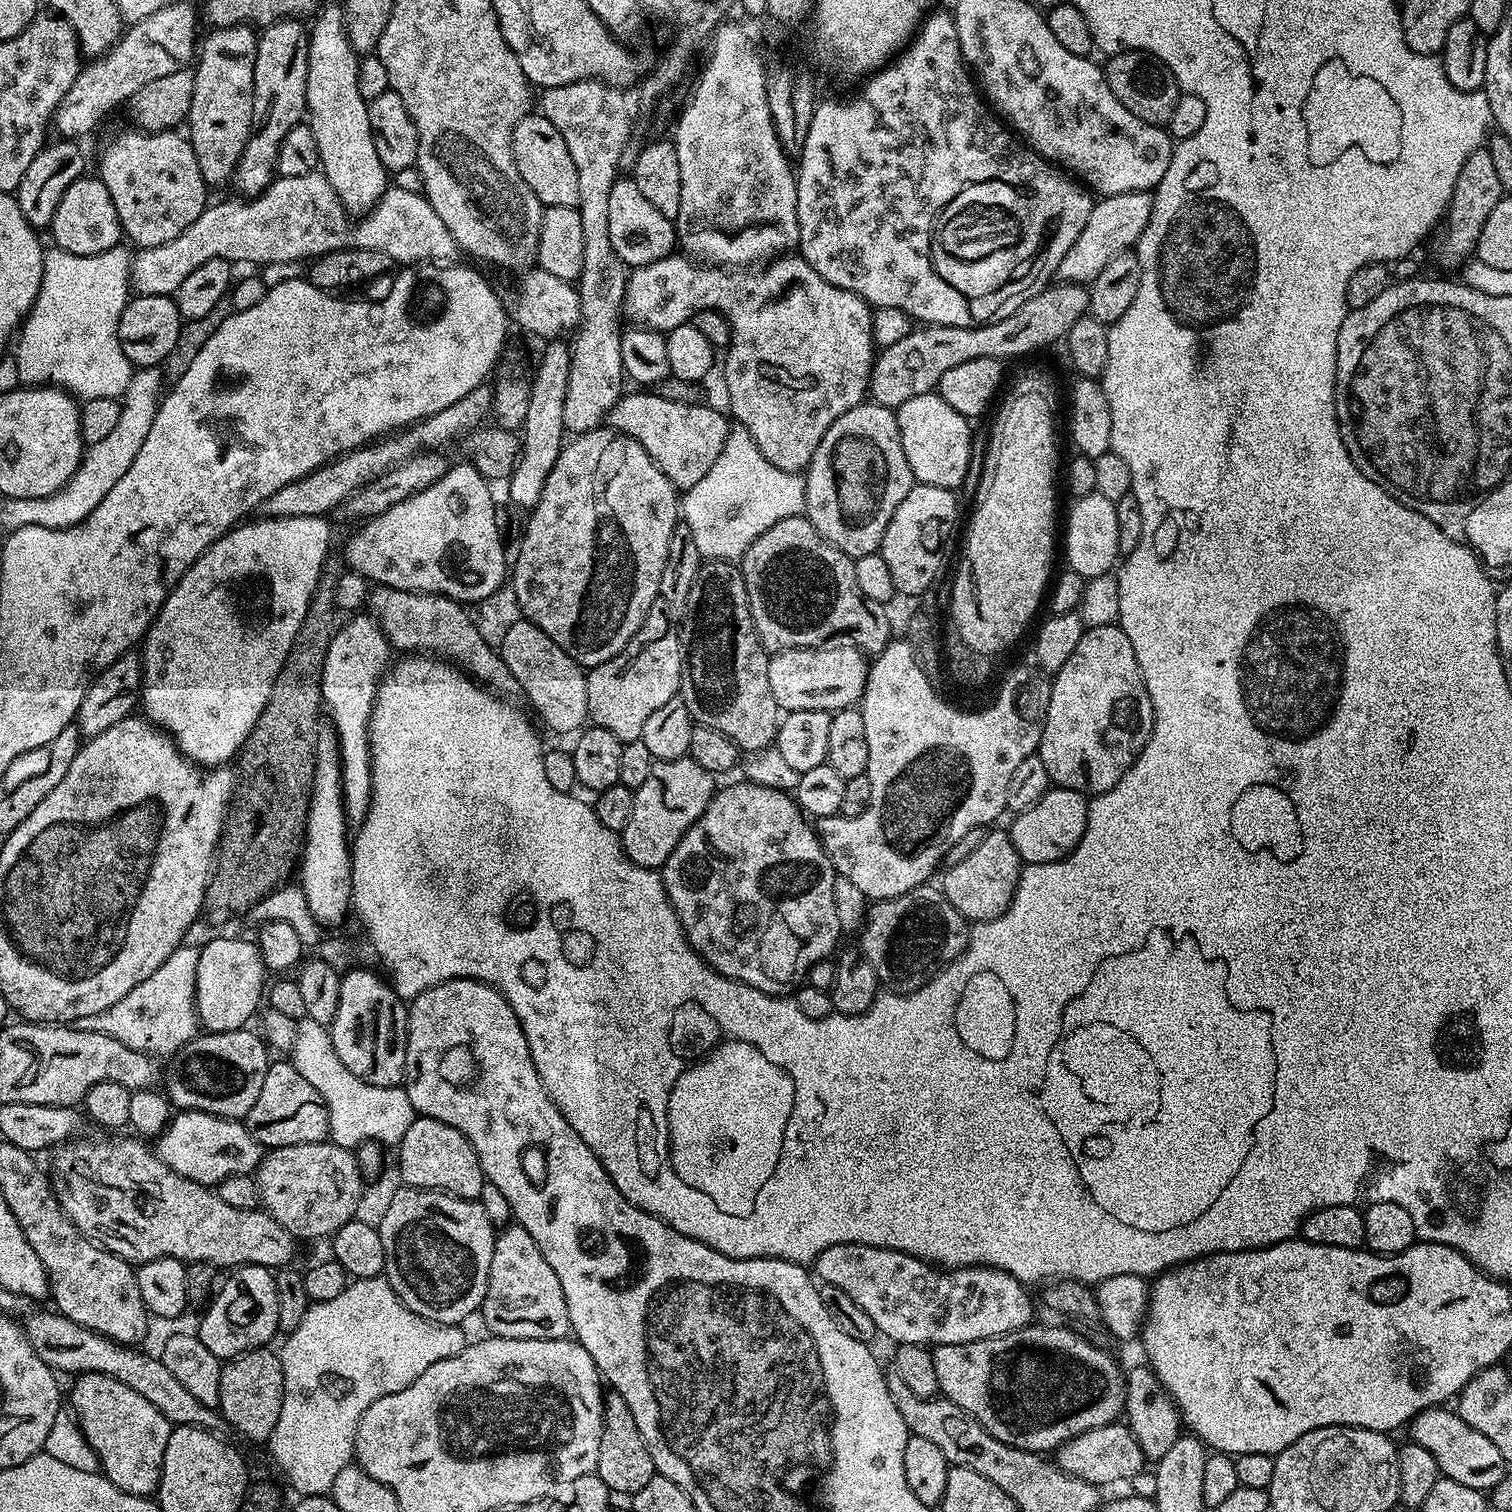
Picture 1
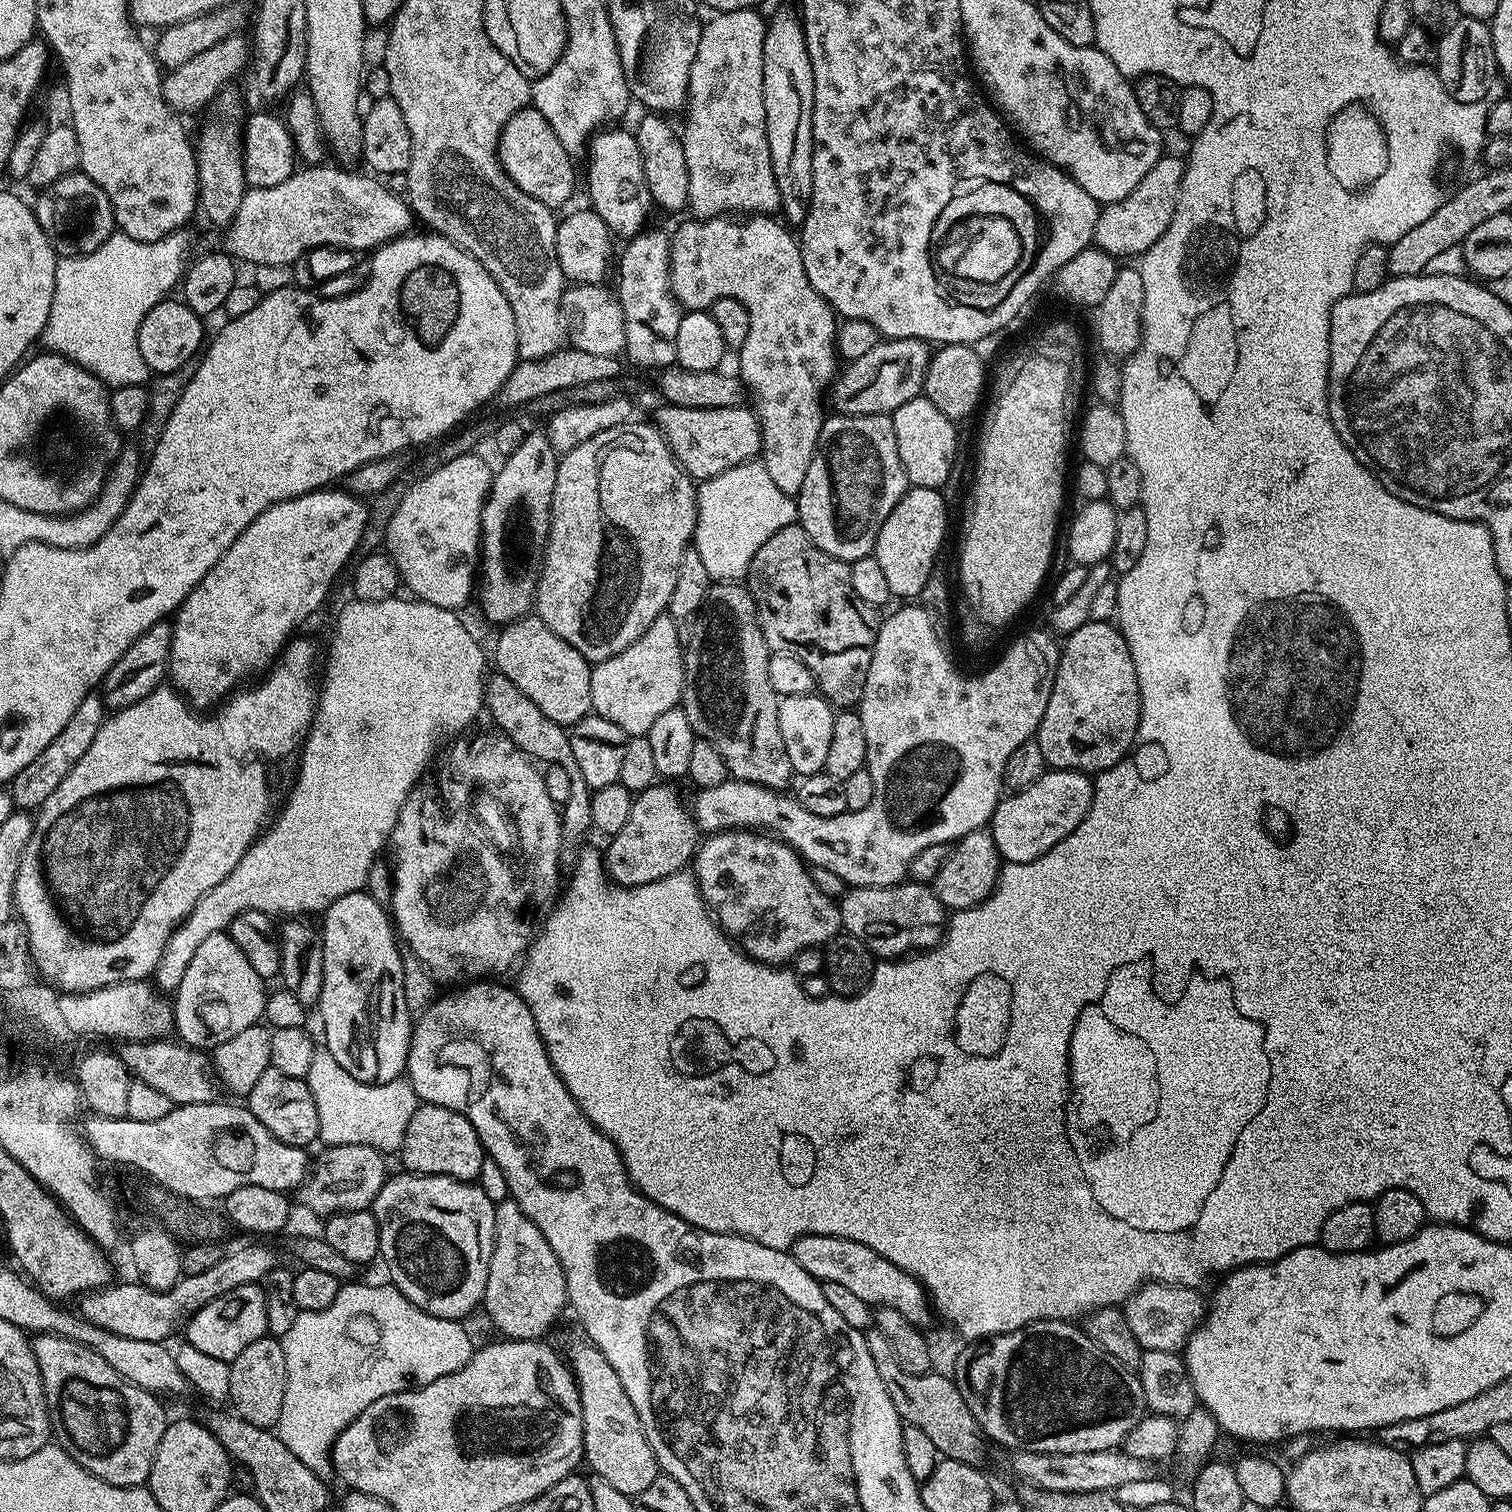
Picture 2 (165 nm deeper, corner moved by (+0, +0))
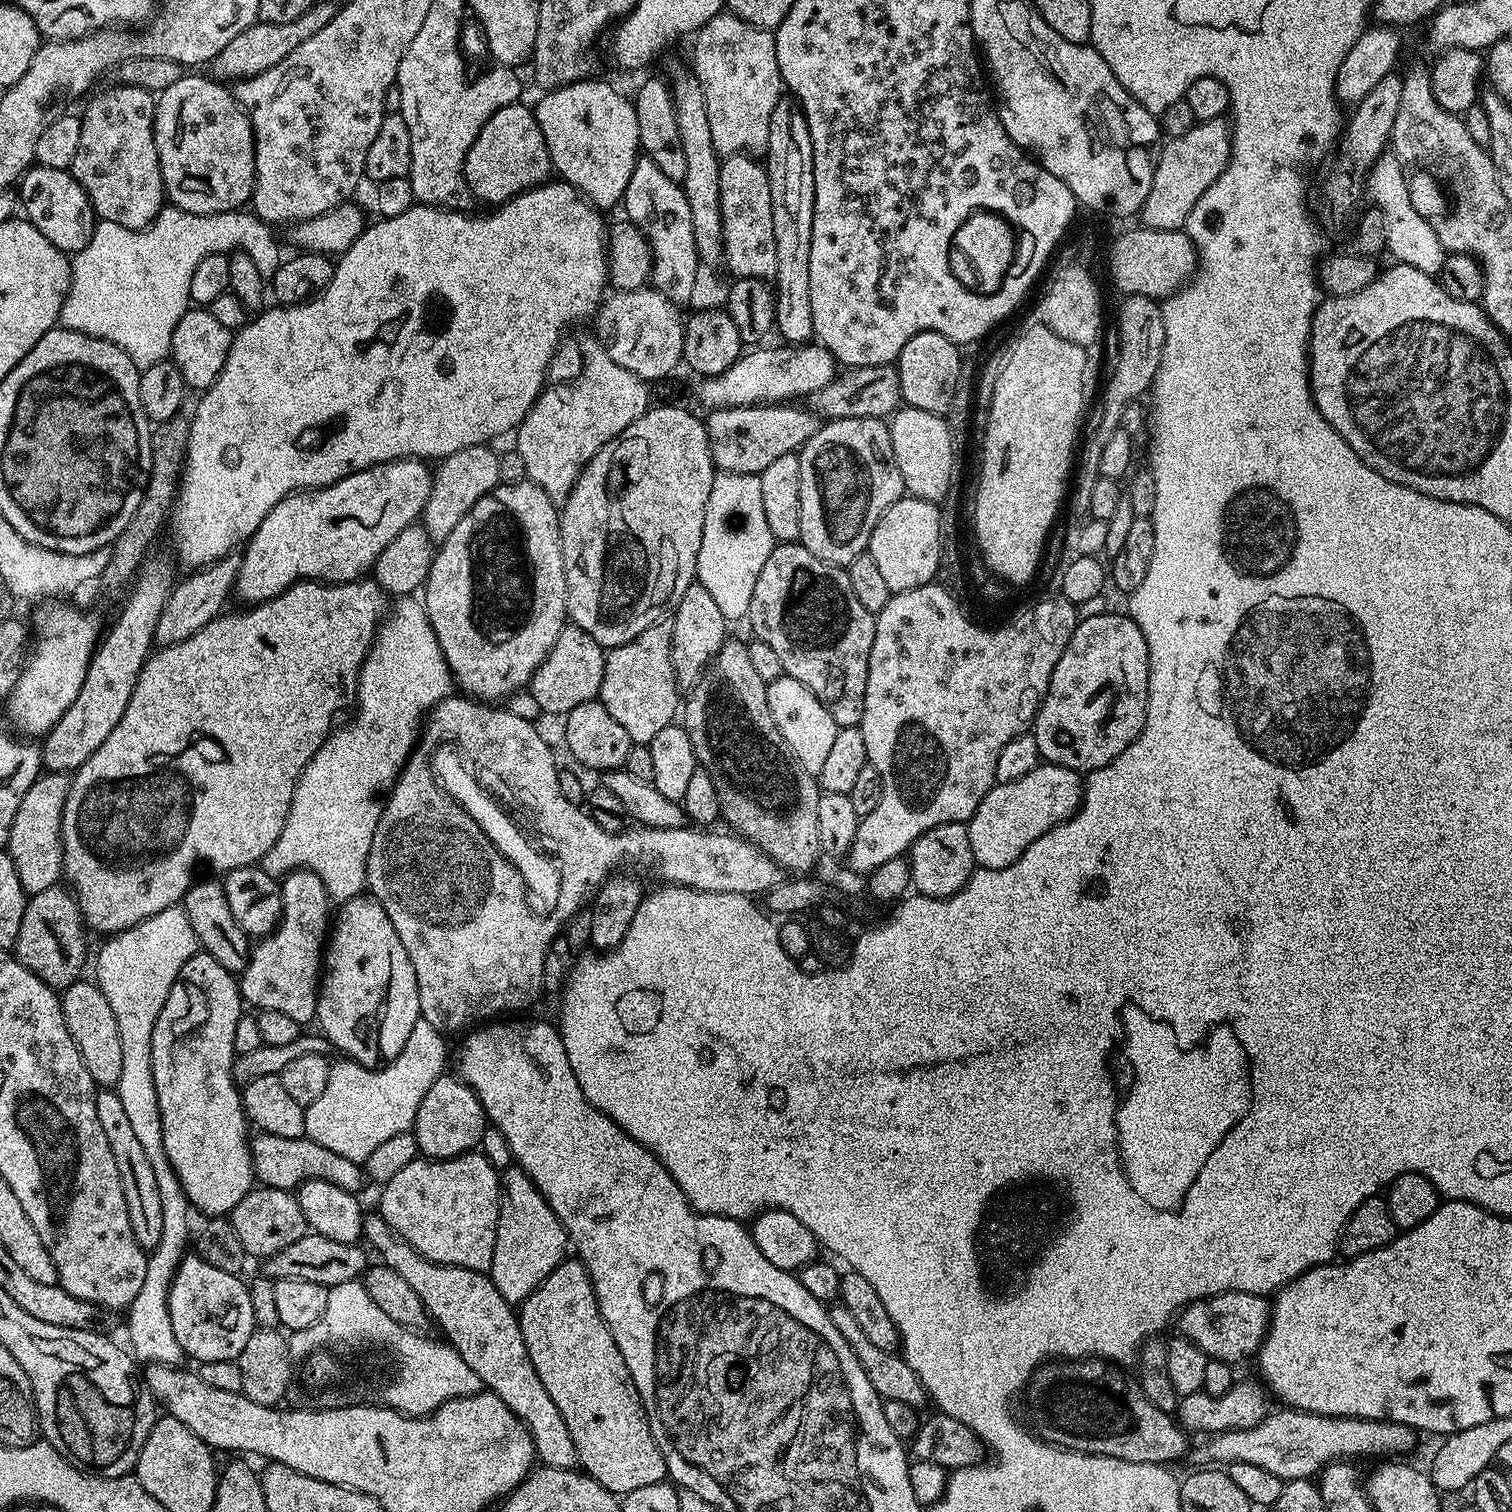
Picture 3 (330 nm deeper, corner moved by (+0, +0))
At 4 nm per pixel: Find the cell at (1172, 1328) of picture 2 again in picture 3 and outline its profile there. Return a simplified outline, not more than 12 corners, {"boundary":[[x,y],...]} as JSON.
{"boundary":[[1223,1292],[1181,1308],[1179,1335],[1233,1366],[1255,1357],[1270,1304]]}

